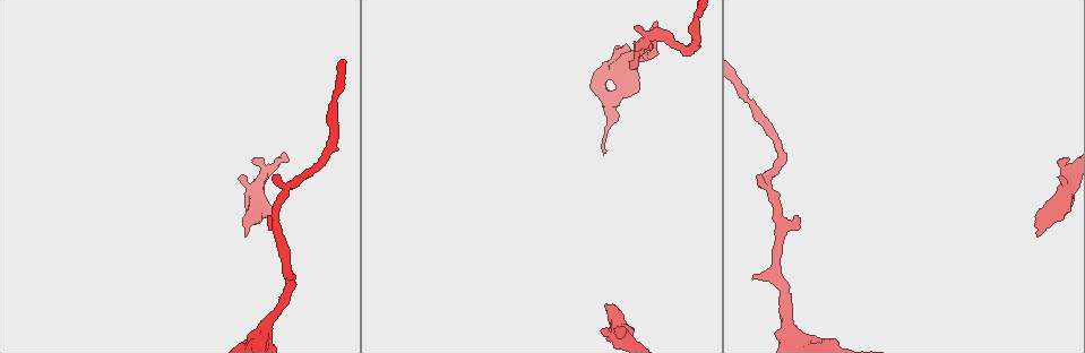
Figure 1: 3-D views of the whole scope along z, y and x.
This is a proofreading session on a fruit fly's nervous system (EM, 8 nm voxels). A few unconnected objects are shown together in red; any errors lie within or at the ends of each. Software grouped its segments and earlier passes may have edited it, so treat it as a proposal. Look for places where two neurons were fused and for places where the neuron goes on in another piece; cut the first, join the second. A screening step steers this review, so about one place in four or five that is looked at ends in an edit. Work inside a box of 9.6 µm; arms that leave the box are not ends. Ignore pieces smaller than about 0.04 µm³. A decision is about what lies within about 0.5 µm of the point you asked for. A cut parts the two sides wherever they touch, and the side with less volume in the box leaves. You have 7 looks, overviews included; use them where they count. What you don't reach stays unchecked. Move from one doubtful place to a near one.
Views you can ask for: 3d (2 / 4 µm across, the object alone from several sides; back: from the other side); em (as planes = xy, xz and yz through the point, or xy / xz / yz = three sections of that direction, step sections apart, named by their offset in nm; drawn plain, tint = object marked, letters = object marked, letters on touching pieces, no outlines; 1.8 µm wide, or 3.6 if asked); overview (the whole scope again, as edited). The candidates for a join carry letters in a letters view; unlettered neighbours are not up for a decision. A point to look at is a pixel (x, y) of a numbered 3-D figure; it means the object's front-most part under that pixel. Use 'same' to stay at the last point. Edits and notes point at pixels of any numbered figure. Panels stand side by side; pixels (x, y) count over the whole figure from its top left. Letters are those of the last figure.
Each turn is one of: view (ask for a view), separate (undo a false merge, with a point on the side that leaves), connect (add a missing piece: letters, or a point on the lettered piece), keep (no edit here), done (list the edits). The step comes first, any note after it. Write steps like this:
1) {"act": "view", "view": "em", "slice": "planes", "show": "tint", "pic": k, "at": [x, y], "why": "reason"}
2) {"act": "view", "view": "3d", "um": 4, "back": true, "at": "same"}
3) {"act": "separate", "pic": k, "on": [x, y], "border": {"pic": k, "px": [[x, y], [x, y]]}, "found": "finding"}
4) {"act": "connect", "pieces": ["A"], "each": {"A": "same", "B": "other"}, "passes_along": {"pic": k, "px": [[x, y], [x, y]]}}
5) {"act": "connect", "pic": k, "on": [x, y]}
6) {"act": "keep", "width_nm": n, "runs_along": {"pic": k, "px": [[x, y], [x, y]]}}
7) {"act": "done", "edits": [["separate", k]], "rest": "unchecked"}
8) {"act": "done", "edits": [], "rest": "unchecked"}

{"act": "view", "view": "em", "slice": "yz", "step": 4, "show": "tint", "pic": 1, "at": [1061, 175], "why": "an open end"}

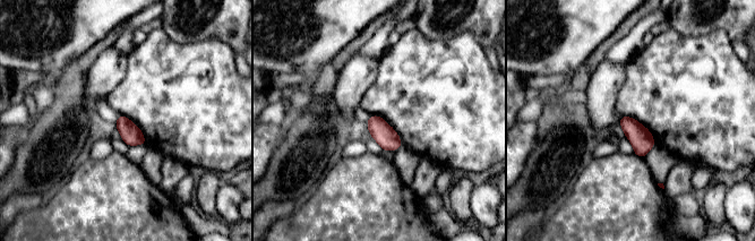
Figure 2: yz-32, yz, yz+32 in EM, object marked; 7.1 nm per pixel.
{"act": "view", "view": "em", "slice": "planes", "show": "letters", "at": "same"}

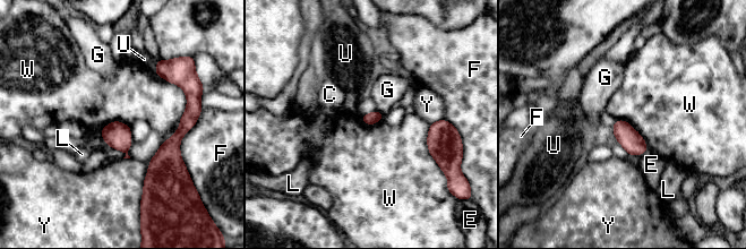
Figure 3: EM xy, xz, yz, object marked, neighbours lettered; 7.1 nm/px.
{"act": "keep", "each": {"C": "other", "E": "other", "F": "other", "G": "other", "L": "other", "U": "other", "W": "other", "Y": "other"}, "border": {"pic": 3, "px": [[154, 74], [183, 91], [179, 120]]}, "found": "no lettered piece goes on from it"}

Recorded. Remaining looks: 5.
{"act": "view", "view": "em", "slice": "planes", "show": "letters", "pic": 1, "at": [608, 308], "why": "an open end"}

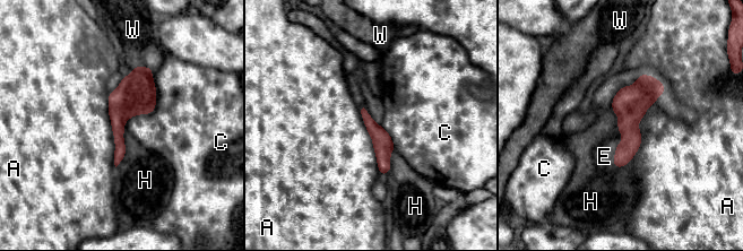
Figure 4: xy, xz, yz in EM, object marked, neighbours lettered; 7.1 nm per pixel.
{"act": "connect", "pieces": ["E"], "each": {"A": "other", "C": "other", "E": "same", "H": "other", "W": "other"}, "passes_along": {"pic": 4, "px": [[628, 123], [614, 155], [604, 156]]}, "found": "it goes on there"}

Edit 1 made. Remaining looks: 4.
{"act": "view", "view": "overview"}

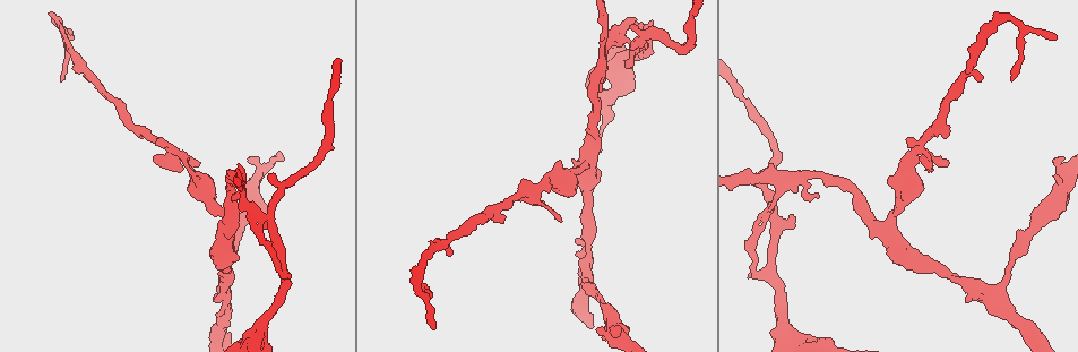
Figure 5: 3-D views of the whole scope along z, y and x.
{"act": "view", "view": "em", "slice": "planes", "show": "letters", "pic": 5, "at": [535, 191], "why": "thin neck"}

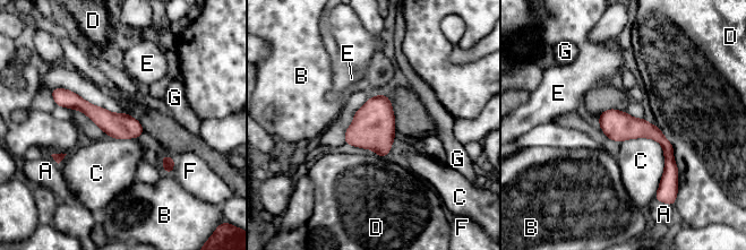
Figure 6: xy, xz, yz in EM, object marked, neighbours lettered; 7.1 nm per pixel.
{"act": "keep", "width_nm": 190, "each": {"A": "other", "B": "other", "C": "other", "D": "other", "E": "other", "F": "other", "G": "other"}, "runs_along": {"pic": 6, "px": [[606, 113], [666, 144], [662, 182]]}, "found": "one neuron here"}

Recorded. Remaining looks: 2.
{"act": "done", "edits": [["connect", 4]], "rest": "unchecked"}

